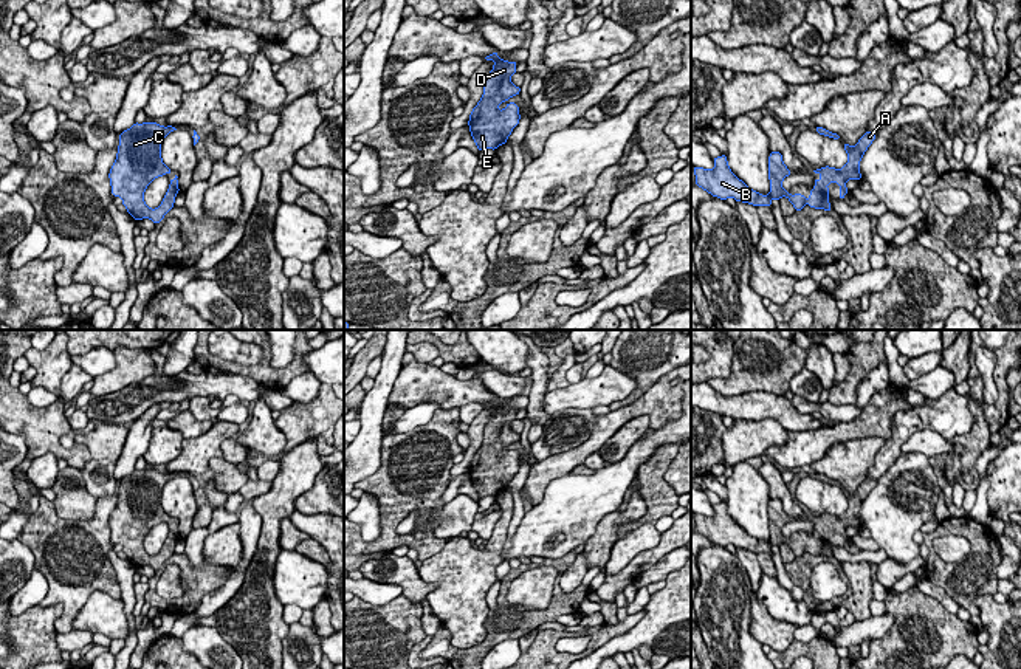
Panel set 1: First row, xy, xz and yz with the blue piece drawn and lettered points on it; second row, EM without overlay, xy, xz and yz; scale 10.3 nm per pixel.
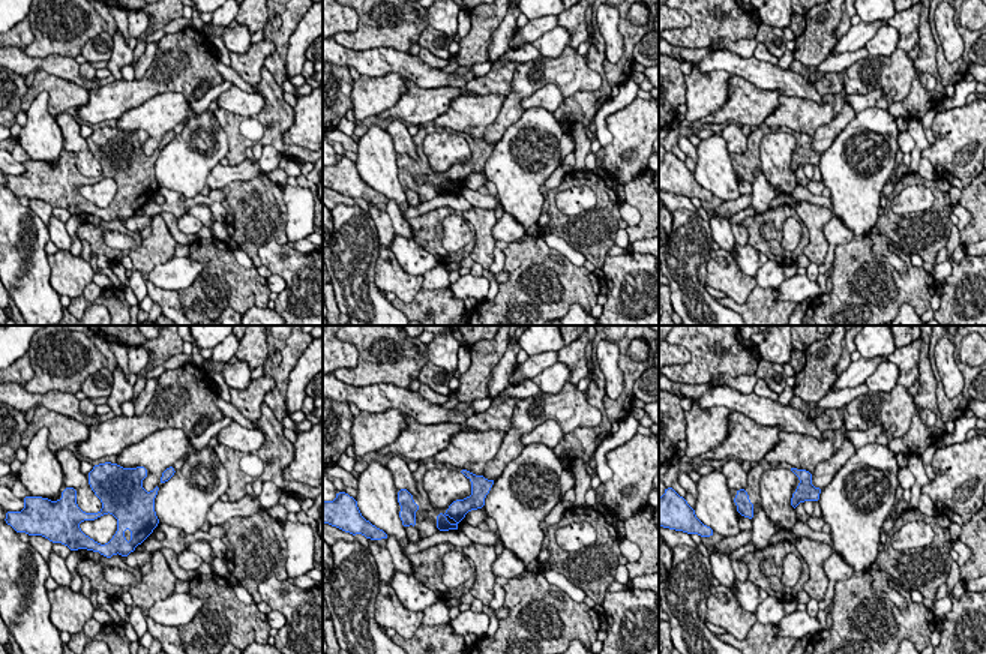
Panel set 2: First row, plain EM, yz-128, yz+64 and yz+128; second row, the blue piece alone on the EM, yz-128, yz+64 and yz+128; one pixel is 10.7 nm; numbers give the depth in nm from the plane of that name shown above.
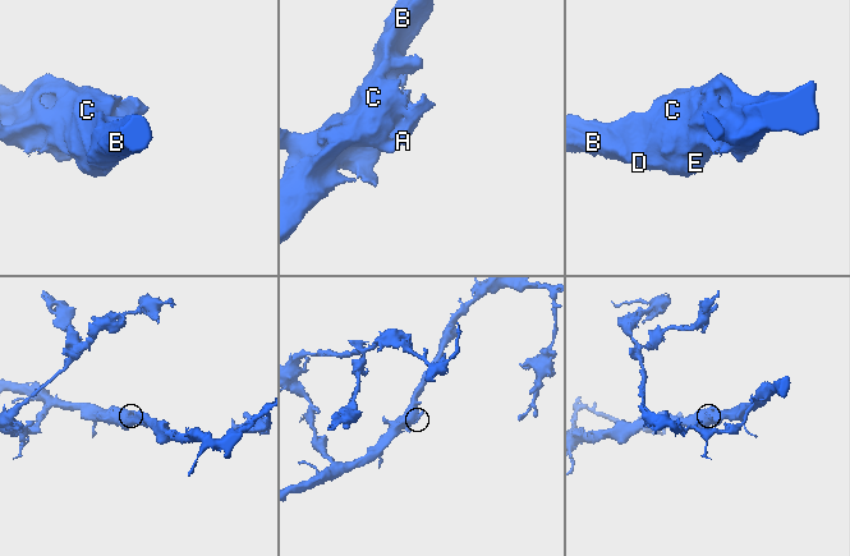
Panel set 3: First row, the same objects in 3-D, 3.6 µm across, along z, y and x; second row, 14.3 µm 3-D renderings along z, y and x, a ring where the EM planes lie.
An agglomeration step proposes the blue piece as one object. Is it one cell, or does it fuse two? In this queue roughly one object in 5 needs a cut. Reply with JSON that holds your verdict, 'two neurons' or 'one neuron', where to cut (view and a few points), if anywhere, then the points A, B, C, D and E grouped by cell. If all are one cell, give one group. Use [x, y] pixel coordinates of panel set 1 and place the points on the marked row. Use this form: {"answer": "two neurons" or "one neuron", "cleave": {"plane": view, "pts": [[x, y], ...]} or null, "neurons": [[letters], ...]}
{"answer": "one neuron", "cleave": null, "neurons": [["A", "B", "C", "D", "E"]]}

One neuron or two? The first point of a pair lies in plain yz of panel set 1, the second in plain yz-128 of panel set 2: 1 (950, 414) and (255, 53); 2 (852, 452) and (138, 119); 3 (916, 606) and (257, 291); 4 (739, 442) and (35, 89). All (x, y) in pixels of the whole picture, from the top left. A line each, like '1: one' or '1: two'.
1: one
2: one
3: one
4: one

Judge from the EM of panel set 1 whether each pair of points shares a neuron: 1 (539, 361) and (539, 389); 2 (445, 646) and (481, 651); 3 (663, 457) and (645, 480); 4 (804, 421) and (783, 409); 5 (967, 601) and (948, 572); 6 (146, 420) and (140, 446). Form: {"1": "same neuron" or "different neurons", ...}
{"1": "same neuron", "2": "same neuron", "3": "same neuron", "4": "same neuron", "5": "same neuron", "6": "same neuron"}

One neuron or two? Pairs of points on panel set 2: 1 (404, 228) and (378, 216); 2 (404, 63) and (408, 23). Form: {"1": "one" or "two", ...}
{"1": "two", "2": "two"}

